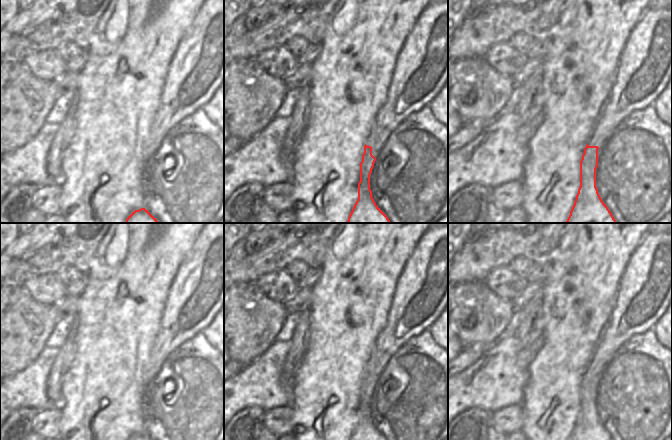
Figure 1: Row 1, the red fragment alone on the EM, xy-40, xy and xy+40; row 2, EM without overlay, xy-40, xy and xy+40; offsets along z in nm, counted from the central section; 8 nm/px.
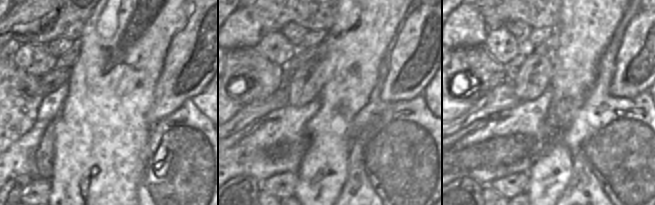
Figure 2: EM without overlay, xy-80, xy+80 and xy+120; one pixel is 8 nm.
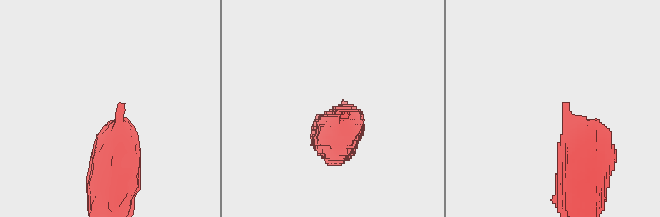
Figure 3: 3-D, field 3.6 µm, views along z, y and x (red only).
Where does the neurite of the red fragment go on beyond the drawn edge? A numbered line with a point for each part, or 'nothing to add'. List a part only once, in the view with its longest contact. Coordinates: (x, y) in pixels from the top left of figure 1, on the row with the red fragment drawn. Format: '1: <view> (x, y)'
1: xy+40 (645, 66).

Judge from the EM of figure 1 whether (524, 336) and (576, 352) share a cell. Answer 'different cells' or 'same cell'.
different cells

